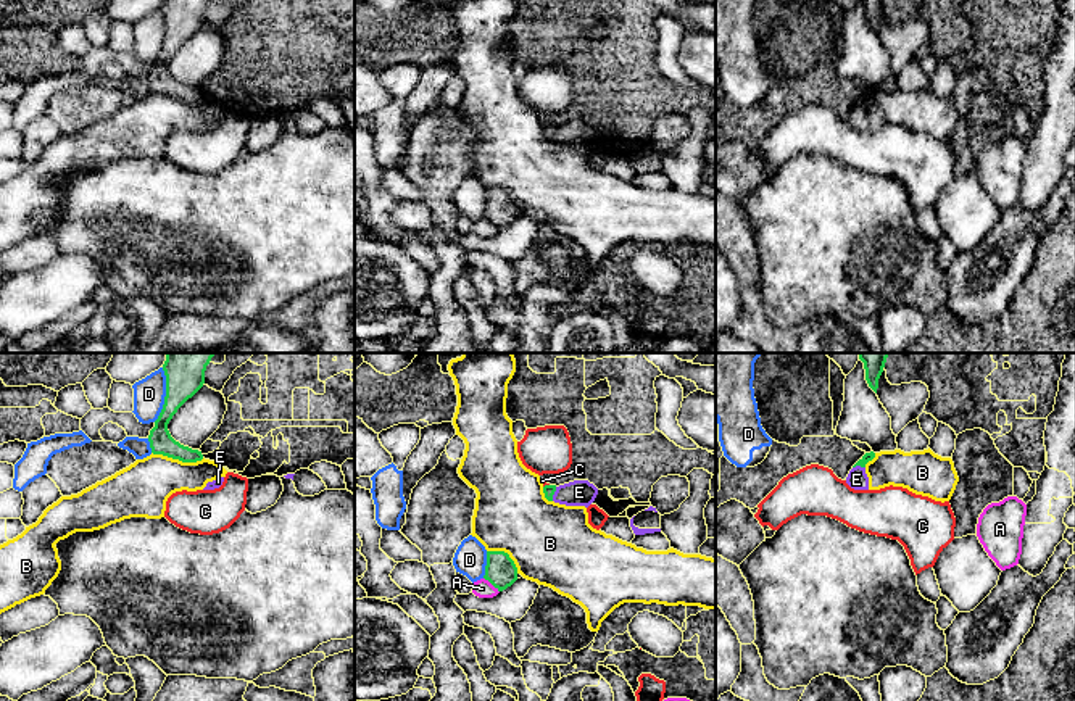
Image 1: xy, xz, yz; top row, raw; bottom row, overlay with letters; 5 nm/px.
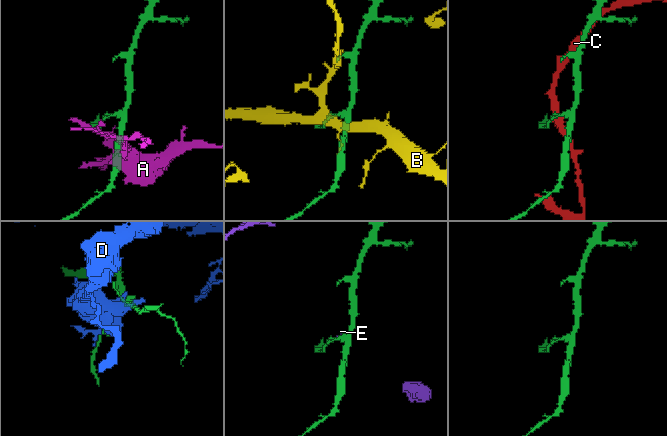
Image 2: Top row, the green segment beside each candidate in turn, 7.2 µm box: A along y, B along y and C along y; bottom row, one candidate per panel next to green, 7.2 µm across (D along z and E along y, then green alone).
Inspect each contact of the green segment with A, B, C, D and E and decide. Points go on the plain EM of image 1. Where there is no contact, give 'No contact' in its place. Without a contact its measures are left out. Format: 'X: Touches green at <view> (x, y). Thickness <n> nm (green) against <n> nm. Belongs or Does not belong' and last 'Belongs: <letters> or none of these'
A: Touches green at xz (492, 223). Thickness 160 nm (green) against 90 nm. Does not belong
B: Touches green at xy (178, 97). Thickness 120 nm (green) against 280 nm. Does not belong
C: Touches green at xz (545, 124). Thickness 60 nm (green) against 20 nm. Does not belong
D: Touches green at xy (166, 34). Thickness 180 nm (green) against 160 nm. Does not belong
E: Touches green at xz (553, 132). Thickness 60 nm (green) against 130 nm. Does not belong
Belongs: none of these

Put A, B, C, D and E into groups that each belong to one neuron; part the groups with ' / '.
A / B / C / D / E

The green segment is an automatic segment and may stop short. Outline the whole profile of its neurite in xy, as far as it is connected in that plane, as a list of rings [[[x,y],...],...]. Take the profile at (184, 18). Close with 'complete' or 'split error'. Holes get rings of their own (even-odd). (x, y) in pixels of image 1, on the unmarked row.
[[[164,0],[164,44],[148,74],[153,93],[163,93],[182,102],[197,102],[203,98],[201,90],[176,81],[168,69],[168,63],[177,48],[203,26],[208,3],[210,0]]] | complete

